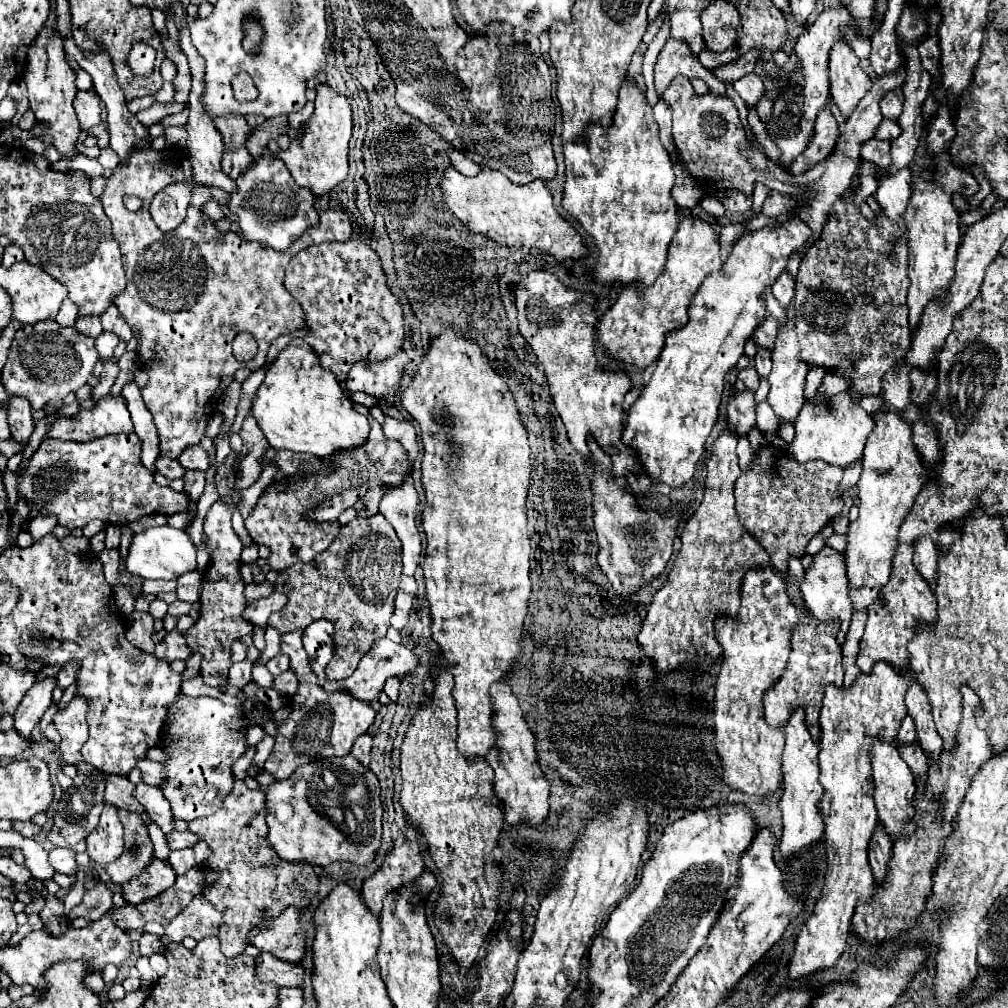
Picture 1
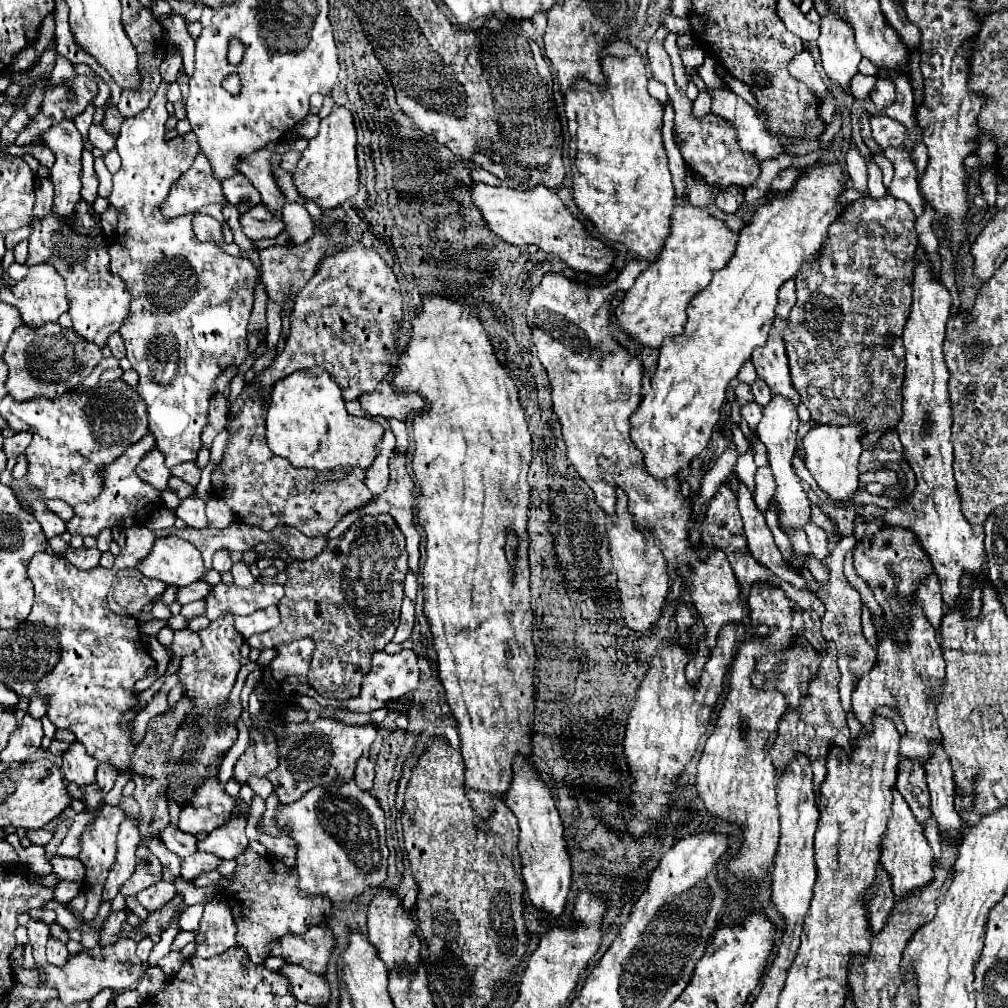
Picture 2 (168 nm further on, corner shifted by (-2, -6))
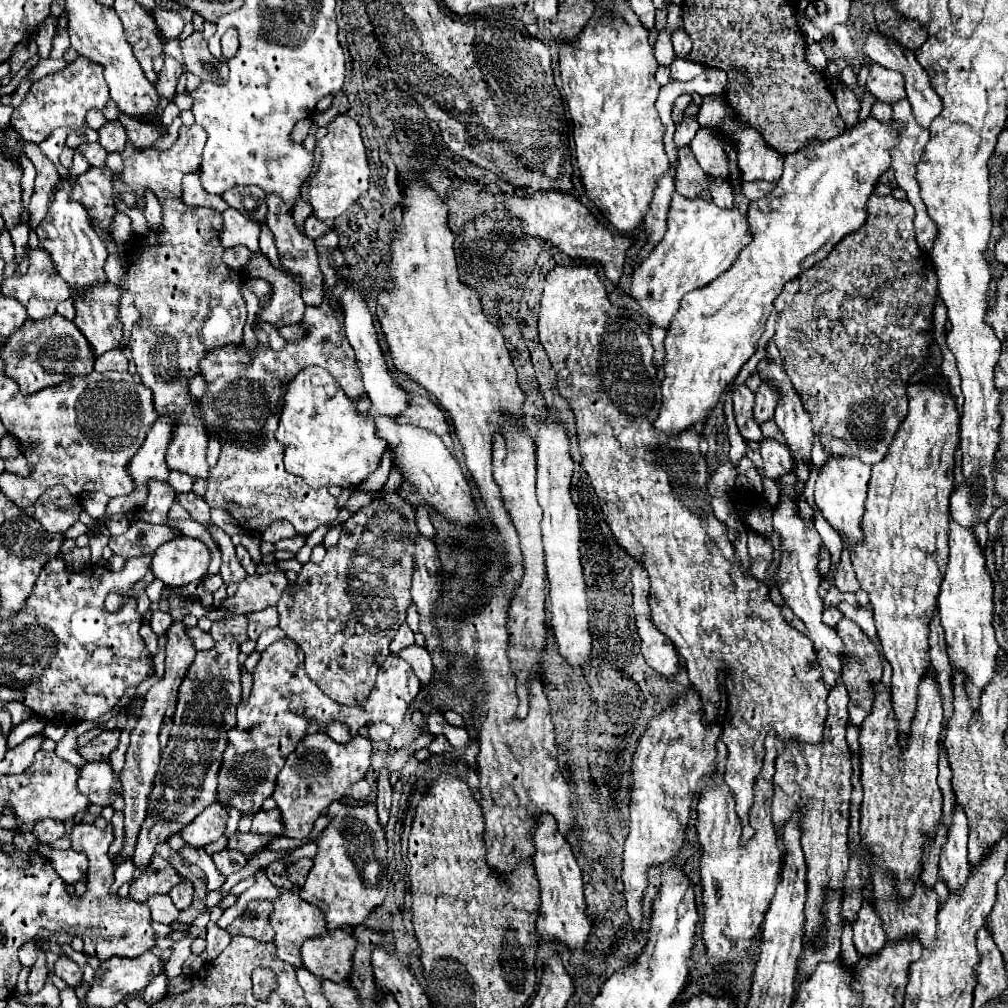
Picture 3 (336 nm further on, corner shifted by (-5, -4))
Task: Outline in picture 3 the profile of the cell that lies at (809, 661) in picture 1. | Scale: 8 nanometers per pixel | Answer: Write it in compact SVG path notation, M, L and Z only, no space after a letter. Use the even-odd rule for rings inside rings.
M837 679L837 685L830 689L827 698L829 707L825 725L823 741L817 745L799 743L797 739L789 739L785 743L785 751L777 757L777 771L773 777L775 795L773 795L773 821L775 827L781 827L785 819L789 819L793 809L801 809L805 813L805 821L801 821L803 837L801 845L807 859L809 869L809 897L805 905L805 951L799 961L797 969L797 985L805 981L821 961L833 961L839 955L839 937L843 931L843 923L829 919L827 931L827 945L823 951L813 951L811 941L821 933L821 925L827 919L827 911L831 907L831 895L835 891L841 893L841 885L845 883L845 869L849 869L849 849L847 849L847 831L849 831L849 801L851 801L851 751L845 741L845 729L849 723L848 702L846 688L841 688L843 679ZM823 895L829 895L823 899Z

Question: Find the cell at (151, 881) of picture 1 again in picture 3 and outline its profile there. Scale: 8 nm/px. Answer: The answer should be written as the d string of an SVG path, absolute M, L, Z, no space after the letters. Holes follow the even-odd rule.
M157 893L157 897L149 897L147 905L149 905L149 909L151 909L151 917L153 917L155 921L159 921L159 923L169 925L171 921L177 919L177 913L179 913L179 911L177 911L177 907L173 905L173 901L171 901L169 895L159 895L159 893Z

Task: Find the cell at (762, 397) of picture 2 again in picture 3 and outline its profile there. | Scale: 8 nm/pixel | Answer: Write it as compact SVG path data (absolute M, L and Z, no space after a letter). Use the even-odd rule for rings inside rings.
M761 383L761 387L755 393L755 419L757 423L763 423L767 419L773 419L773 411L777 405L777 391L769 383Z

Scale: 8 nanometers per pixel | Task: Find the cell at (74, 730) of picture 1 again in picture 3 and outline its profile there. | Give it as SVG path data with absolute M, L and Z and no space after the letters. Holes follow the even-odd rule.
M85 761L79 767L79 791L89 797L91 803L101 807L111 805L115 795L121 793L121 783L113 773L109 763L89 763Z

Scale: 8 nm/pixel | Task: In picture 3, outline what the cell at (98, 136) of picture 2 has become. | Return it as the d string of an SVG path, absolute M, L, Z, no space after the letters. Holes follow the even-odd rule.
M107 121L101 129L99 129L99 143L103 145L103 149L107 149L107 153L121 153L127 141L127 133L121 125L121 121Z

